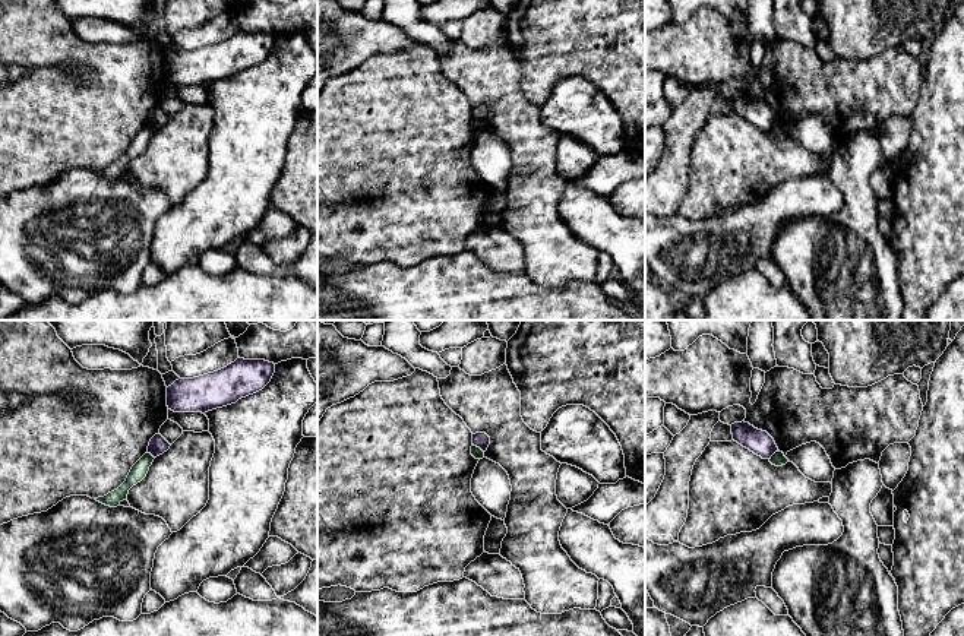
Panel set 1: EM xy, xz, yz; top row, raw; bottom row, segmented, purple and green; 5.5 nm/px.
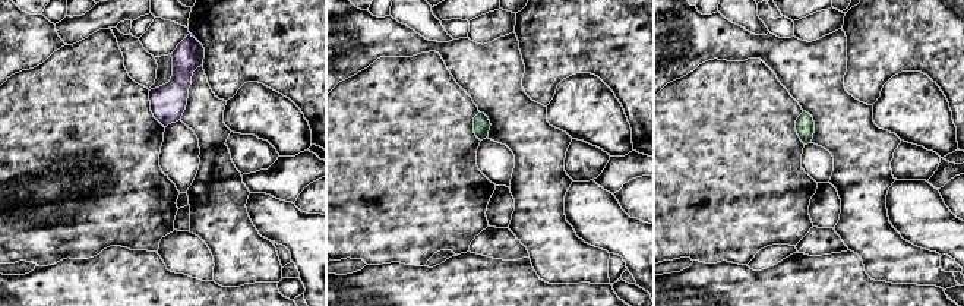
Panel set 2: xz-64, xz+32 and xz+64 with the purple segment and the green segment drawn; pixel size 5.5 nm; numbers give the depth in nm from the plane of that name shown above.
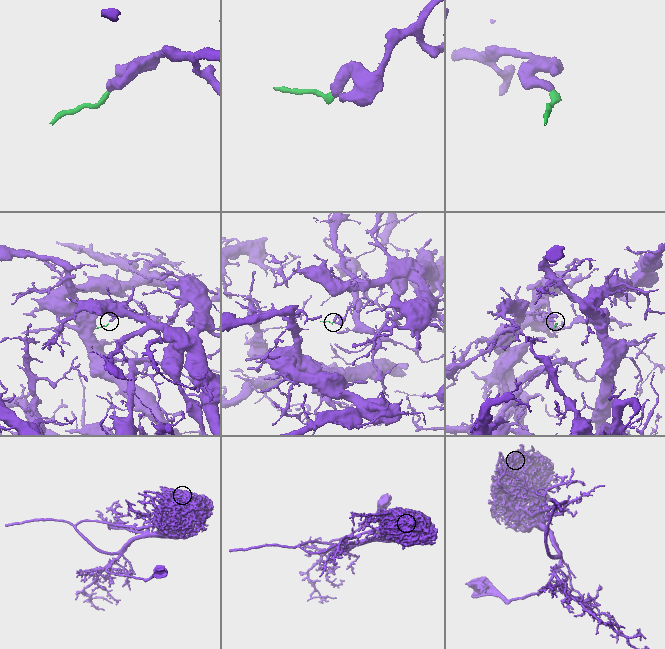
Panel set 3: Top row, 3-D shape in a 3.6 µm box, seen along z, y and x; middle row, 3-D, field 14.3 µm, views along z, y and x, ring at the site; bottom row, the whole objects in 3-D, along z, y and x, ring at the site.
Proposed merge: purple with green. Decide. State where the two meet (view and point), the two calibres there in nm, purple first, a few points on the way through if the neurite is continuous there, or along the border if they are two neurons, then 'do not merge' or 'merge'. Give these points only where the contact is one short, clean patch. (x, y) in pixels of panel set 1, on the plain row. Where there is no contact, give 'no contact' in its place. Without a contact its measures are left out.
xz (479, 119) | 90/60 nm | along xz (473, 116), (483, 125) | do not merge

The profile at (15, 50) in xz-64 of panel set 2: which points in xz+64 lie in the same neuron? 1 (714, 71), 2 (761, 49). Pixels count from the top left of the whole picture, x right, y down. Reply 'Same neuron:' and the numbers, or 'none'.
Same neuron: 2

